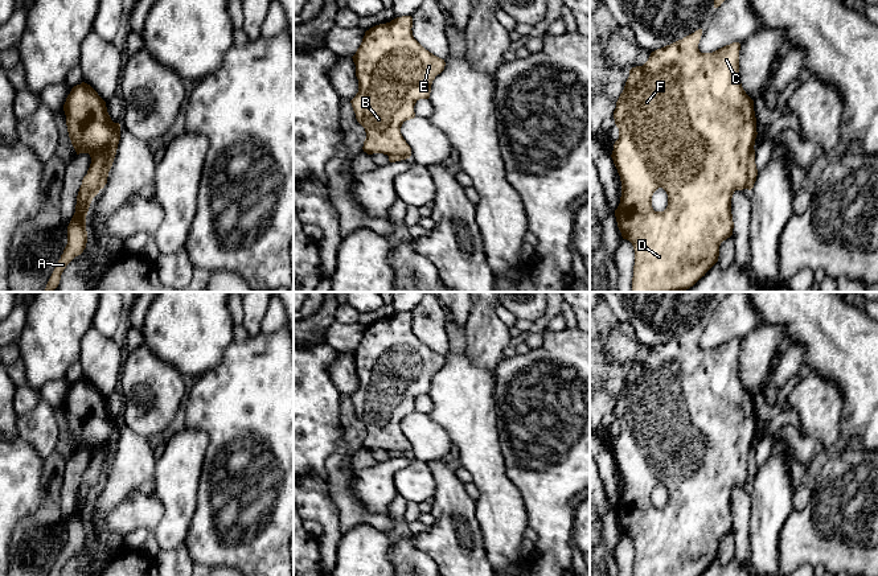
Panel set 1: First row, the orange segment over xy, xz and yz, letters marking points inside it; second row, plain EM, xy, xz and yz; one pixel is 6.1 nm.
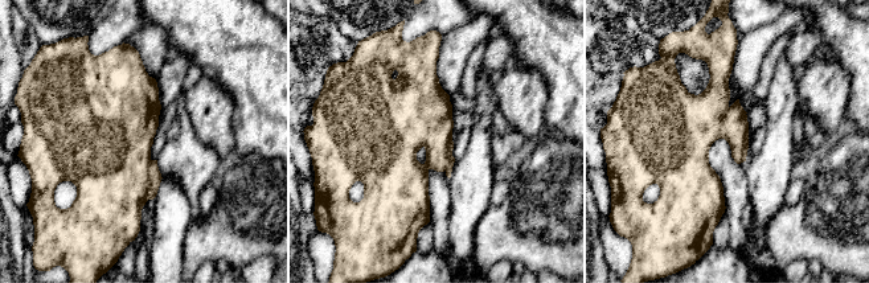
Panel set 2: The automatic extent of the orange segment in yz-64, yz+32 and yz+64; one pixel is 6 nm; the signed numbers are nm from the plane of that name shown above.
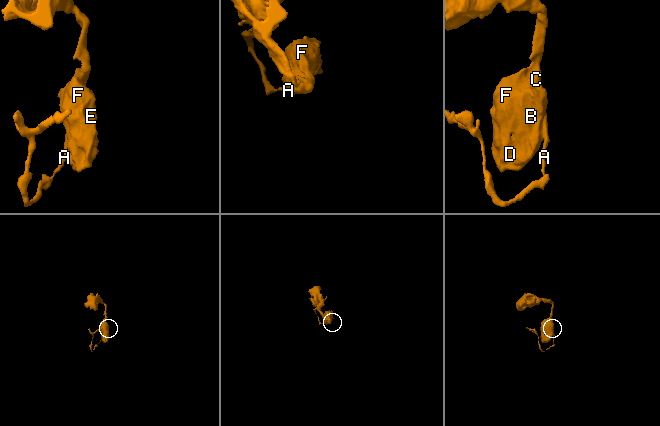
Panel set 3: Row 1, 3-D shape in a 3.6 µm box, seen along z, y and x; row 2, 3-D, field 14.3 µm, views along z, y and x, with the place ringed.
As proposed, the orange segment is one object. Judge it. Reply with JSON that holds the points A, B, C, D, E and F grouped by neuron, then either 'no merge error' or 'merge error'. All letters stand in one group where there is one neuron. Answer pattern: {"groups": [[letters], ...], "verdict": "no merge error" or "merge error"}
{"groups": [["A"], ["B", "C", "D", "E", "F"]], "verdict": "merge error"}

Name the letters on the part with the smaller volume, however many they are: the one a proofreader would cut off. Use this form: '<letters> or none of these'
A

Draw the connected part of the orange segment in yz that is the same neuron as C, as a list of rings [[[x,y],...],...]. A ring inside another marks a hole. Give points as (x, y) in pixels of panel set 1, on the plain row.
[[[698,325],[682,336],[652,347],[643,362],[632,363],[614,407],[615,420],[619,424],[619,435],[614,440],[611,453],[621,477],[621,493],[615,506],[615,513],[623,535],[629,536],[635,546],[632,576],[699,576],[705,572],[718,558],[721,539],[733,531],[733,490],[735,486],[747,485],[748,453],[754,447],[758,428],[754,396],[746,390],[739,377],[740,340],[733,338],[713,349],[701,349],[698,345],[701,332],[702,325]],[[658,484],[662,484],[668,490],[668,502],[664,507],[655,507],[652,503],[652,491]]]

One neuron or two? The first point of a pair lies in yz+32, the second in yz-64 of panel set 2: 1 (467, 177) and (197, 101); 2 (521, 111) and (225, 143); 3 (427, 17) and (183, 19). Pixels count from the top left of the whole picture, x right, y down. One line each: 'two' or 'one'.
1: two
2: one
3: two

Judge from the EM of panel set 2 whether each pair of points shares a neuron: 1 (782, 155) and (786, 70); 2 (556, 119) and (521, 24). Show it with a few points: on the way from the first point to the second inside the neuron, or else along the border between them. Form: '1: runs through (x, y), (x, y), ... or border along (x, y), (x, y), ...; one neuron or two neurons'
1: runs through (782, 134), (783, 91); one neuron
2: runs through (558, 95), (558, 61), (545, 48); one neuron

